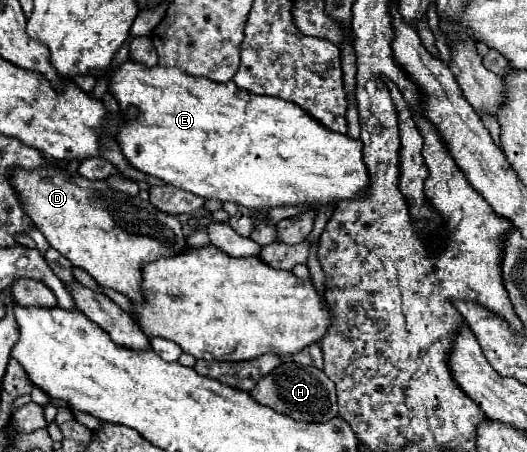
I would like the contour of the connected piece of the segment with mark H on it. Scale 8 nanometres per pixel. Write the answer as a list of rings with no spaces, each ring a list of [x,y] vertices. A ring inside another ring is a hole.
[[[286,361],[280,367],[276,367],[270,375],[262,377],[258,385],[250,391],[250,395],[266,407],[272,407],[278,413],[290,415],[298,421],[316,421],[324,423],[336,417],[338,405],[336,405],[336,389],[334,383],[326,377],[324,371],[316,367],[306,367],[296,361]]]

